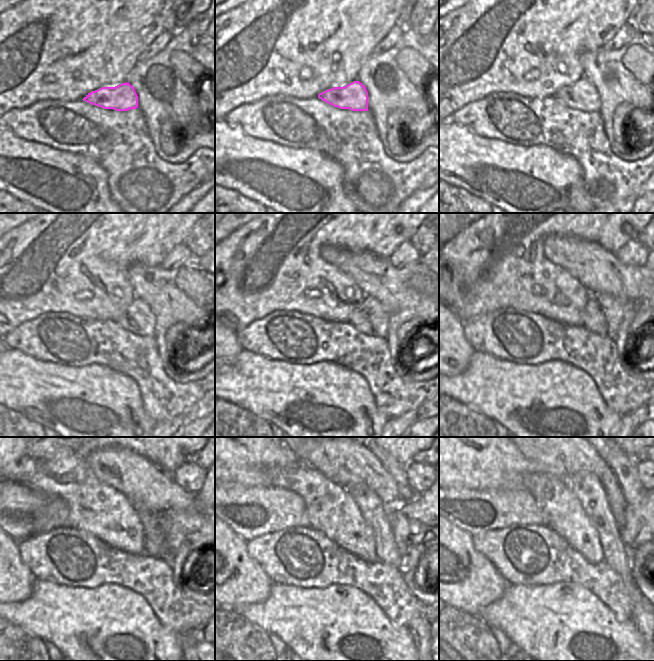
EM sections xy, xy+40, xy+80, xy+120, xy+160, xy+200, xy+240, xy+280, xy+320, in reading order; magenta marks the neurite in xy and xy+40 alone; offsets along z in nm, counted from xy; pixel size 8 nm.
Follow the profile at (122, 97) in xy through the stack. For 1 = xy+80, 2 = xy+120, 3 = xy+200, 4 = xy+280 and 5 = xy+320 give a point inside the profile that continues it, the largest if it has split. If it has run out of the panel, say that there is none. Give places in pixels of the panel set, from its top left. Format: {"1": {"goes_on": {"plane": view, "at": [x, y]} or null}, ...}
{"1": {"goes_on": {"plane": "xy+80", "at": [582, 95]}}, "2": {"goes_on": {"plane": "xy+120", "at": [138, 318]}}, "3": {"goes_on": {"plane": "xy+200", "at": [604, 315]}}, "4": {"goes_on": {"plane": "xy+280", "at": [418, 522]}}, "5": {"goes_on": {"plane": "xy+320", "at": [642, 524]}}}

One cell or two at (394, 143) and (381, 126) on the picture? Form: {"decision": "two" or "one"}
{"decision": "two"}

